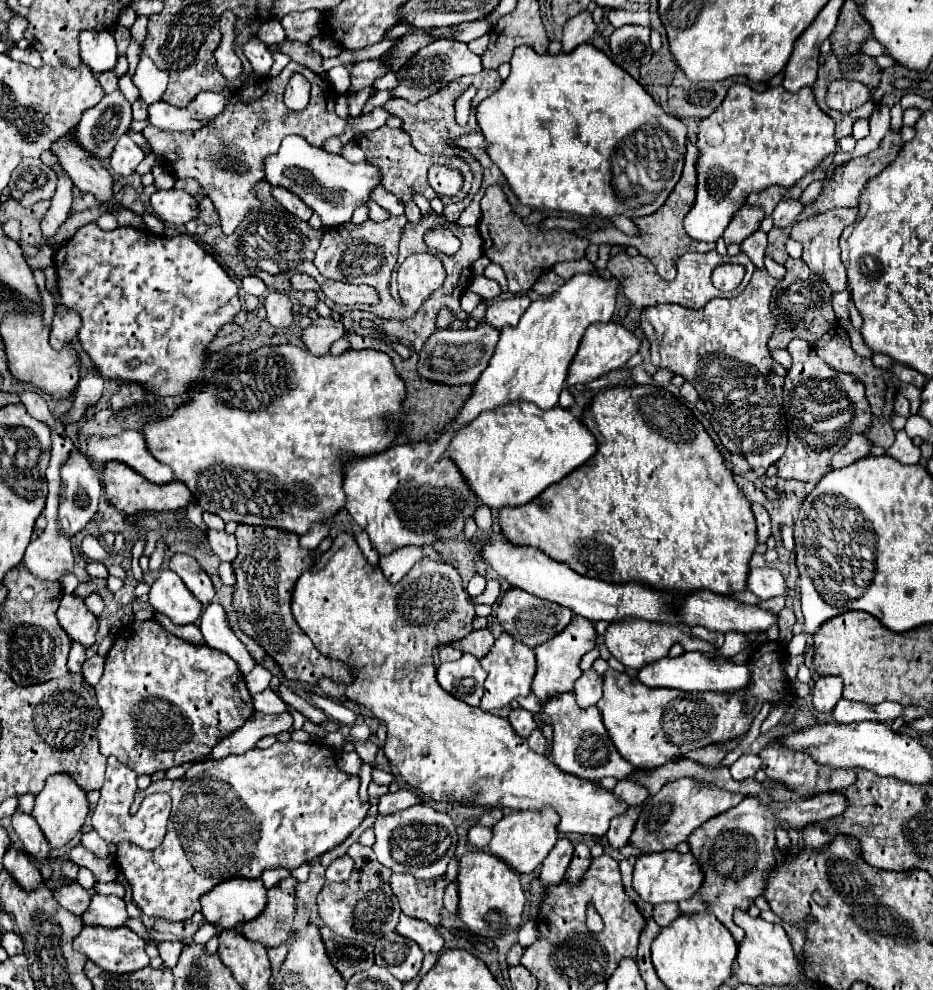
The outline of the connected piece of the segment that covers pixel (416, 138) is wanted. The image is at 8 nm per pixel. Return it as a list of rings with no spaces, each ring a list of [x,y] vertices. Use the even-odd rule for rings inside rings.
[[[466,75],[466,77],[460,77],[460,79],[450,81],[450,85],[446,85],[444,89],[436,91],[434,95],[430,95],[428,99],[424,99],[424,101],[420,101],[420,103],[416,103],[416,105],[408,103],[408,101],[400,101],[400,99],[390,99],[390,101],[384,103],[384,109],[386,109],[390,115],[402,119],[402,129],[410,135],[412,147],[414,147],[416,151],[426,153],[426,155],[436,155],[436,157],[440,157],[440,155],[446,155],[446,157],[455,155],[469,161],[471,169],[474,172],[474,181],[469,195],[466,195],[466,197],[464,197],[462,201],[458,201],[458,203],[444,205],[444,211],[442,211],[442,215],[444,215],[450,223],[456,223],[456,217],[464,211],[464,207],[467,207],[474,195],[479,192],[483,179],[482,167],[472,155],[458,147],[446,145],[446,137],[462,137],[462,135],[468,133],[468,131],[478,131],[478,125],[474,125],[474,129],[472,129],[472,127],[468,127],[468,125],[466,125],[466,127],[460,127],[460,125],[454,121],[454,101],[456,101],[456,97],[458,97],[462,91],[466,91],[470,85],[474,85],[474,87],[478,89],[478,93],[476,93],[476,103],[480,103],[482,99],[486,99],[486,97],[496,89],[496,87],[492,87],[492,81],[486,79],[486,77]]]

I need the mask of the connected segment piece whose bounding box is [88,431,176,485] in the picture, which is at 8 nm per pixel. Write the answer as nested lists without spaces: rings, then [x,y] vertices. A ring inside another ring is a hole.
[[[124,431],[120,437],[92,437],[88,441],[88,455],[100,463],[122,461],[156,485],[176,481],[174,471],[148,453],[140,431]]]

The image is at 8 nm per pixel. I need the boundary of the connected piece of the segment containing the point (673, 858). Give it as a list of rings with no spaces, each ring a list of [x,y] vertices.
[[[676,851],[646,853],[646,855],[640,855],[634,865],[634,889],[644,901],[652,905],[686,901],[694,893],[698,893],[702,881],[704,881],[704,873],[700,871],[700,865],[692,853],[686,853],[686,855],[680,855]]]

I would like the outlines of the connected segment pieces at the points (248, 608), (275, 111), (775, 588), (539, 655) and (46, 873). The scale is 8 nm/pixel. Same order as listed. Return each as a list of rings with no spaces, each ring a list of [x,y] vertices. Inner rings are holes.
[[[238,525],[234,535],[238,541],[238,557],[232,561],[236,575],[236,581],[232,585],[232,605],[238,611],[240,629],[282,667],[286,679],[316,687],[318,679],[328,677],[334,683],[350,685],[350,681],[354,679],[350,669],[340,661],[324,657],[302,633],[290,611],[292,589],[298,577],[302,575],[302,571],[310,569],[316,563],[314,551],[302,549],[296,533],[288,533],[276,527]]]
[[[290,61],[278,77],[262,79],[260,85],[250,85],[246,89],[236,91],[230,97],[228,109],[224,109],[222,117],[212,121],[208,129],[192,131],[188,137],[188,133],[178,133],[178,131],[170,133],[148,125],[142,131],[142,135],[148,139],[152,151],[160,153],[166,165],[170,165],[172,171],[176,171],[178,179],[194,177],[200,183],[200,187],[212,199],[222,219],[222,231],[230,235],[250,213],[250,209],[260,205],[252,191],[252,185],[264,179],[264,157],[268,157],[268,153],[276,153],[276,149],[280,149],[280,143],[286,135],[292,133],[300,135],[310,145],[320,147],[328,137],[340,135],[344,131],[346,121],[334,113],[336,97],[338,93],[330,83],[326,85],[326,81],[318,77],[314,71],[310,71],[308,67]],[[294,73],[304,75],[312,85],[310,107],[296,113],[288,111],[282,101],[284,87]]]
[[[754,567],[748,573],[748,589],[758,597],[758,599],[770,599],[786,593],[786,581],[782,573],[774,567]]]
[[[572,617],[568,629],[564,633],[556,635],[552,641],[546,641],[544,645],[538,645],[536,651],[536,661],[538,661],[538,671],[532,681],[532,693],[538,697],[538,701],[546,701],[548,697],[556,693],[566,693],[574,689],[576,679],[582,675],[580,671],[580,659],[584,653],[596,647],[596,629],[594,623],[584,619],[584,617]]]
[[[16,811],[12,815],[12,827],[18,833],[26,853],[40,861],[40,873],[42,873],[44,881],[50,881],[50,877],[52,877],[50,845],[48,845],[48,841],[44,841],[44,833],[40,833],[40,827],[36,825],[34,817]]]

